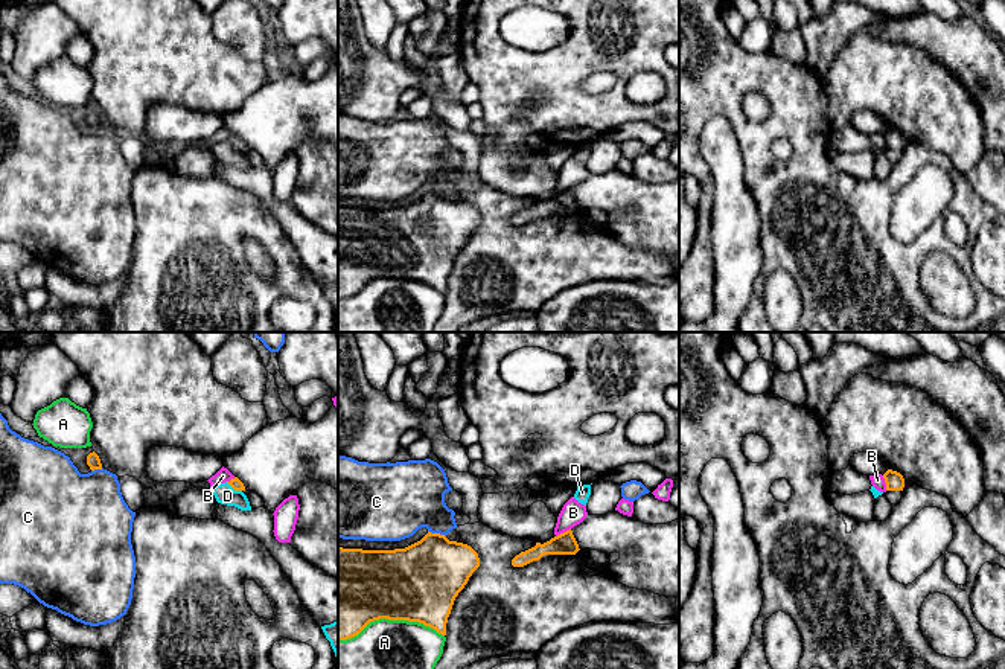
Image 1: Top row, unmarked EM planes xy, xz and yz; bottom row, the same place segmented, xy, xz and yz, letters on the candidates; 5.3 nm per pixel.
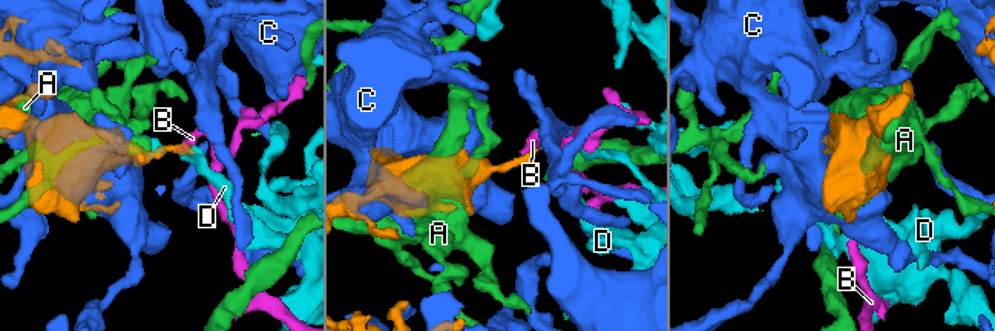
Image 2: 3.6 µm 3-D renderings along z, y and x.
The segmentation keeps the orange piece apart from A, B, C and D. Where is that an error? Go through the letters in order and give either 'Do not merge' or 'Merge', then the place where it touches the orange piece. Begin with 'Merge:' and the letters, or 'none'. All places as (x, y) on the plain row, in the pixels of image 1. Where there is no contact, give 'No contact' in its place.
Merge: none
A: Do not merge. Touches orange at xz (390, 278)
B: Do not merge. Touches orange at xz (564, 191)
C: Do not merge. Touches orange at xz (437, 192)
D: Do not merge. Touches orange at xy (233, 147)

